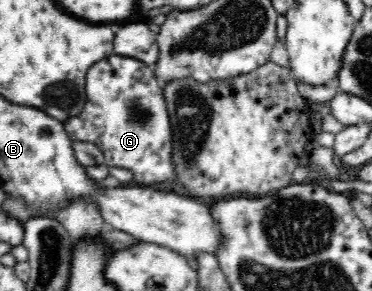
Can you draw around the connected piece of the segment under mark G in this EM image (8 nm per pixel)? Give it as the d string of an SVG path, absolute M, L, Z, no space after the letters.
M116 53L106 56L90 66L86 71L86 105L78 117L70 117L63 124L69 138L96 144L104 154L104 164L108 167L124 167L134 173L134 179L140 183L164 183L172 181L174 164L172 164L172 126L170 114L164 99L164 88L158 83L154 70L148 64L134 57Z

